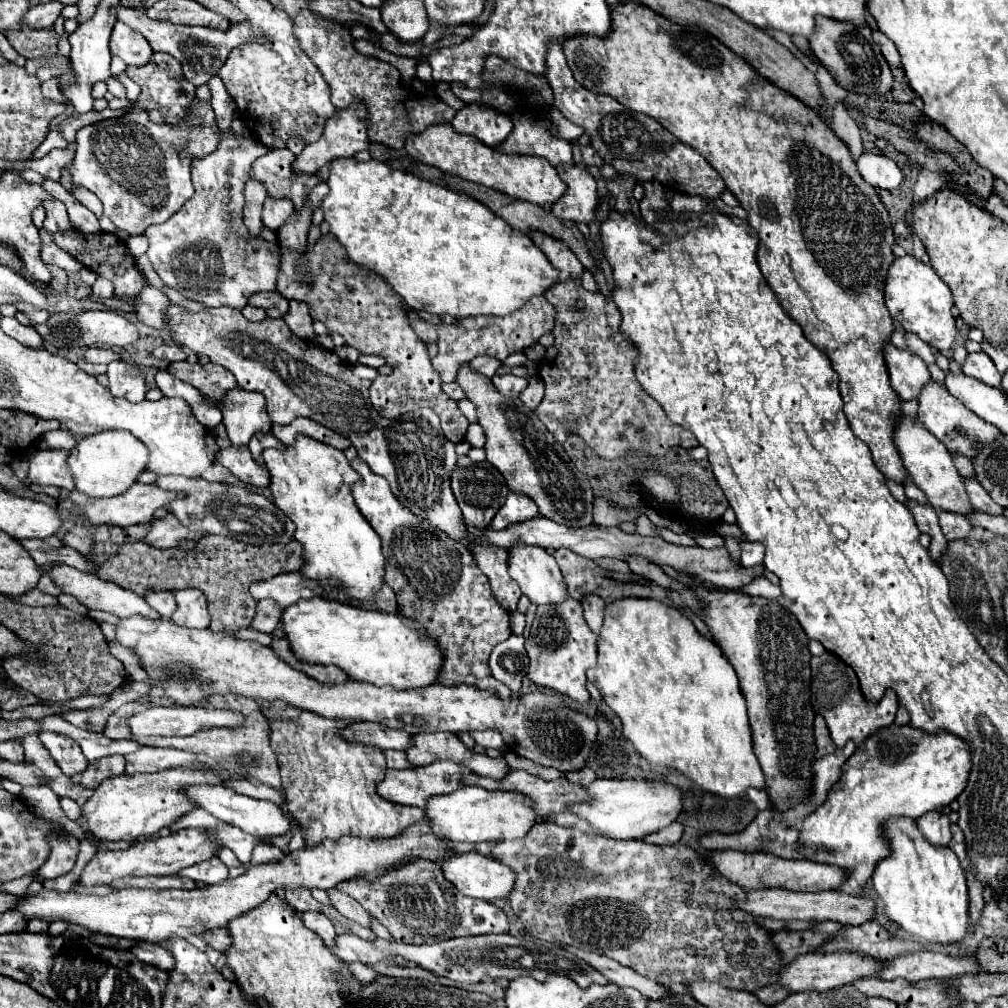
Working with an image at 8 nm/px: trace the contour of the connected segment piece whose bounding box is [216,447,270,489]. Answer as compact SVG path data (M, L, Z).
M238 447L220 449L216 453L216 457L218 457L218 463L224 465L242 483L254 485L260 489L270 485L270 473L252 459L248 447L244 447L244 449L238 449Z

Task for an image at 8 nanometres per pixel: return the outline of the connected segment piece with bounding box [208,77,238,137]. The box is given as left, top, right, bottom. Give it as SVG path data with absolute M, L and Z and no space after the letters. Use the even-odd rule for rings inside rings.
M212 77L208 81L210 89L212 89L212 109L216 113L216 123L218 123L218 129L224 137L230 135L230 123L232 119L236 119L236 105L234 105L234 99L228 95L224 83L218 79L218 77Z

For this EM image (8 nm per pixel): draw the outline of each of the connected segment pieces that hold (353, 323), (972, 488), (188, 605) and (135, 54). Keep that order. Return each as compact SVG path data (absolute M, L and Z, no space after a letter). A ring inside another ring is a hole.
M334 235L320 237L312 253L280 249L278 293L288 299L306 301L312 319L322 321L330 335L340 333L346 339L346 345L360 353L372 353L386 359L392 373L378 375L370 385L372 407L382 417L394 419L418 407L430 407L438 413L448 441L460 443L464 439L470 423L458 409L458 403L442 393L442 379L432 367L424 341L410 327L406 303L396 297L394 289L390 289L380 275L350 261L346 249Z
M964 479L964 485L966 485L970 501L976 509L990 513L990 515L1002 515L1004 513L1004 507L994 503L994 499L986 493L986 489L982 489L982 485L976 479Z
M182 589L174 593L178 601L178 609L172 613L172 621L186 627L206 629L210 625L208 601L200 593L200 589Z
M116 23L112 37L110 37L110 51L112 55L120 57L126 65L142 67L152 57L150 43L134 29L130 29L124 23Z

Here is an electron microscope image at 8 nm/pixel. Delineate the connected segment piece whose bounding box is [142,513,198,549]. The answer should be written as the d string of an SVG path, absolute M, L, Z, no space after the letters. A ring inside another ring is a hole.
M168 513L164 519L154 519L150 523L150 531L142 541L150 543L158 549L170 549L170 547L176 547L182 539L198 539L198 535L188 531L186 527L182 527L176 521L176 517L172 513Z

